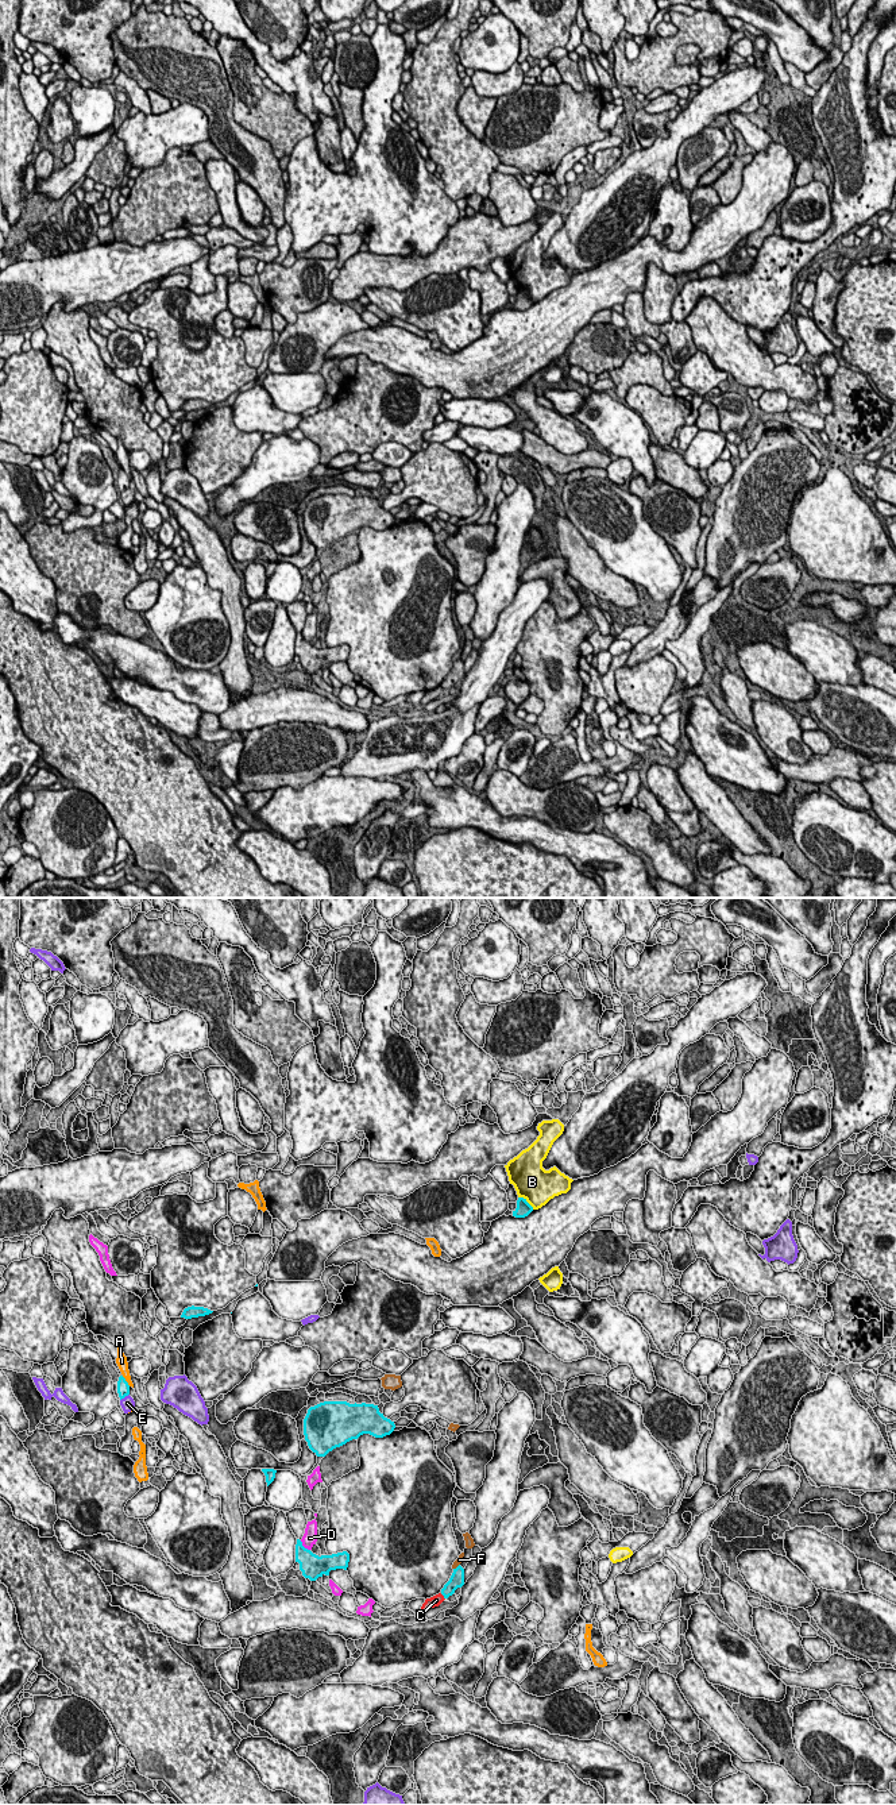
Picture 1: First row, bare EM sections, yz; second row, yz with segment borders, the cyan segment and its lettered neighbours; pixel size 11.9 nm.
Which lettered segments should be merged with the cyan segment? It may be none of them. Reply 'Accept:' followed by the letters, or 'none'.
Accept: none

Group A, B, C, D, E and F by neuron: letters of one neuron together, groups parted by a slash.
A / B / C / D / E / F

